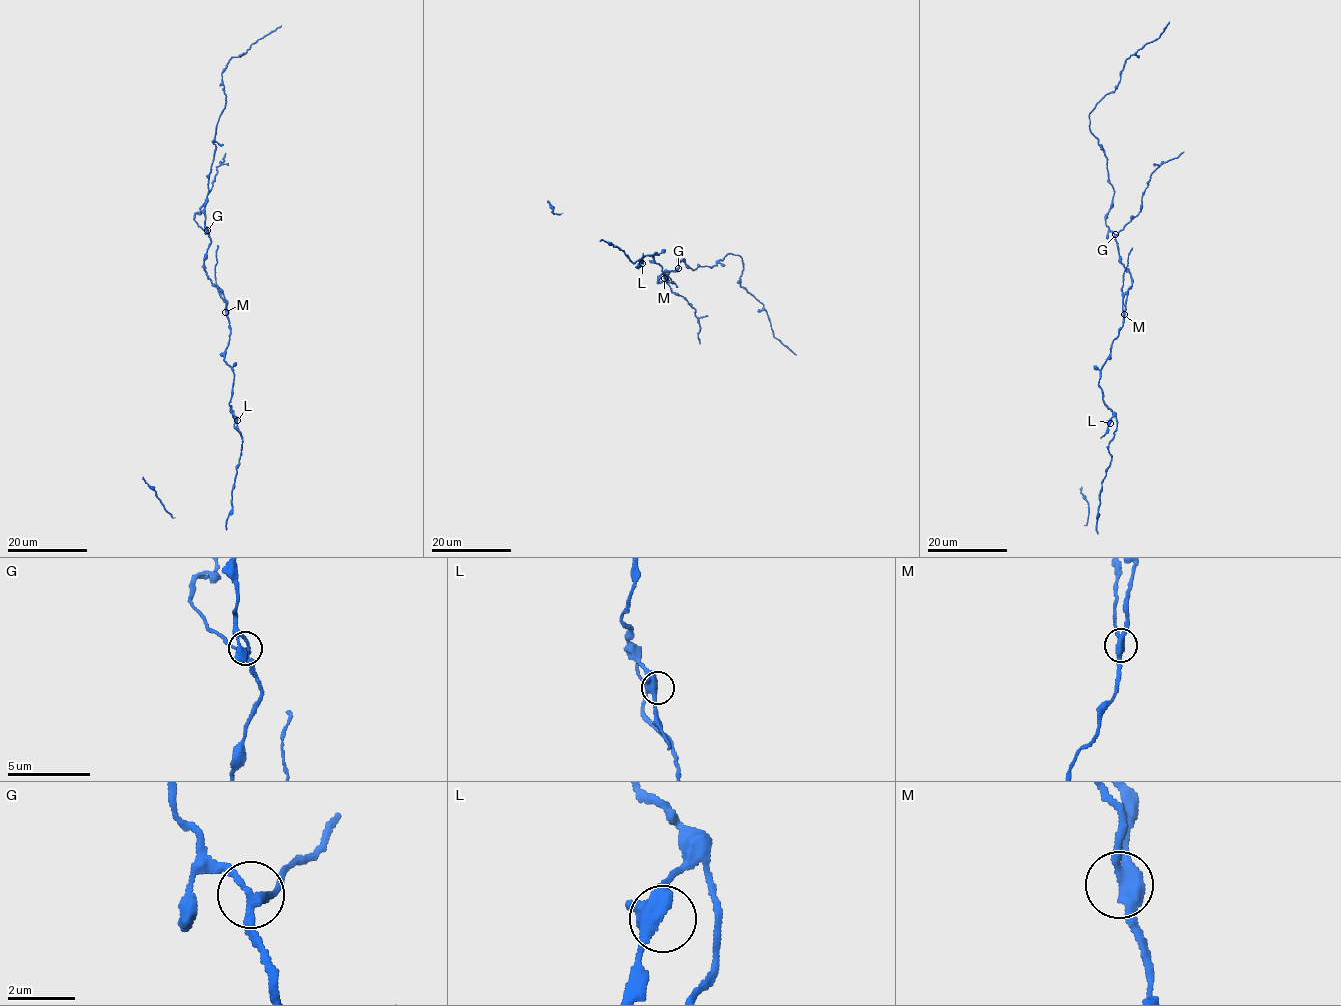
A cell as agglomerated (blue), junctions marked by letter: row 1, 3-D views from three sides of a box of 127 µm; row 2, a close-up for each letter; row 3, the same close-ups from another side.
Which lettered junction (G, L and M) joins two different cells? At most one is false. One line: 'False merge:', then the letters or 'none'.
False merge: M

